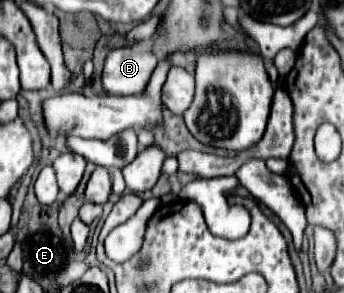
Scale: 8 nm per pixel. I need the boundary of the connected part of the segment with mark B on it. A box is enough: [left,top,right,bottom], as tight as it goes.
[102,46,158,94]

